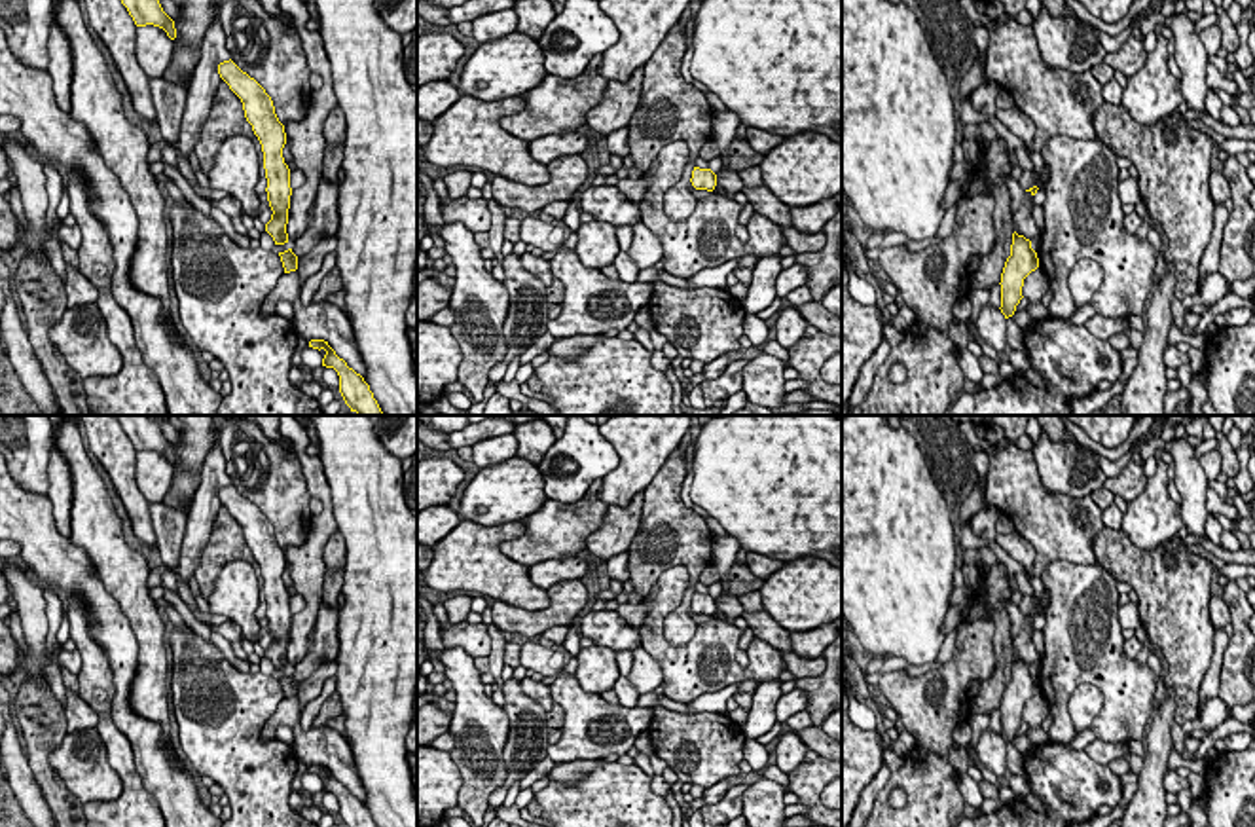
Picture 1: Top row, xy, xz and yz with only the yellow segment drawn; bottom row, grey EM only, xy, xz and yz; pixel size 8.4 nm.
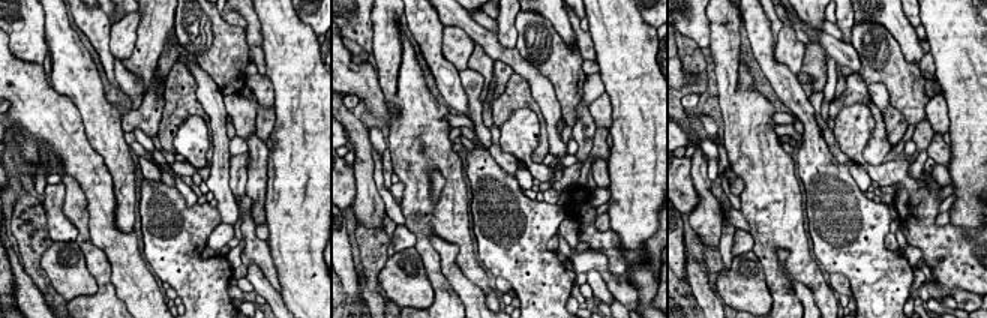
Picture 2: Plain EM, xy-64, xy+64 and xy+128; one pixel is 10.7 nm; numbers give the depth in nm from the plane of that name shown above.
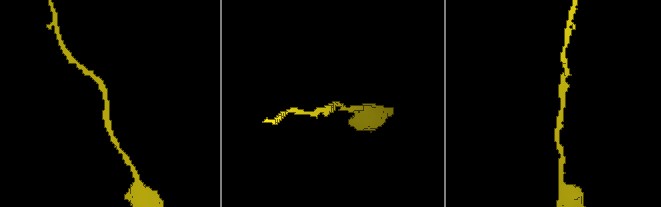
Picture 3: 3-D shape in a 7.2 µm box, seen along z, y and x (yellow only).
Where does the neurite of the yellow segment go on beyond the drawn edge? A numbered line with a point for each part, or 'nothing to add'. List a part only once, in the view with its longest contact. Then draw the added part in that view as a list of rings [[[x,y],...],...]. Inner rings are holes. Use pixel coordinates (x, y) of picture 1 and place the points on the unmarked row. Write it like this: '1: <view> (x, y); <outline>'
nothing to add

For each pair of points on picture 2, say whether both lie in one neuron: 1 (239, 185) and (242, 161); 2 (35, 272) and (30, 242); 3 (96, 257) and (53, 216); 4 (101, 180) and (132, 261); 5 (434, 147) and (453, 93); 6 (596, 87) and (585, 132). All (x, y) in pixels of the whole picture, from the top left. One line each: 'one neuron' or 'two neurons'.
1: one neuron
2: one neuron
3: two neurons
4: one neuron
5: two neurons
6: one neuron

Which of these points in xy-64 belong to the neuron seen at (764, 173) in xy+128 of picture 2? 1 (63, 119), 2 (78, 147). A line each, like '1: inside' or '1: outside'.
1: outside
2: outside

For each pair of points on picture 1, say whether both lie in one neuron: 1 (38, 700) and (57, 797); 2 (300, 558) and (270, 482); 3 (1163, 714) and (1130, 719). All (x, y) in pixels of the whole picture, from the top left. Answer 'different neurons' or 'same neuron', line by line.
1: same neuron
2: different neurons
3: different neurons

